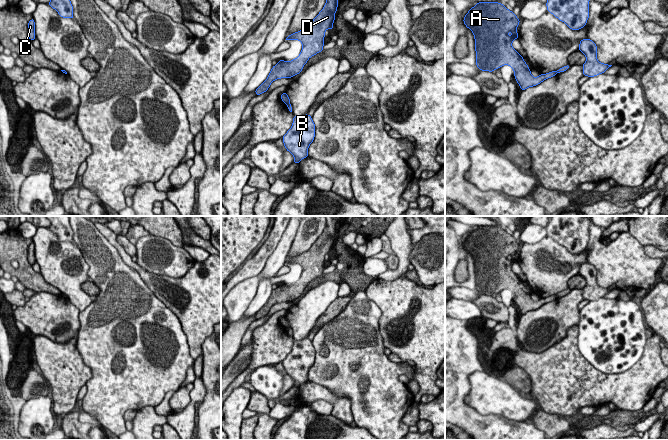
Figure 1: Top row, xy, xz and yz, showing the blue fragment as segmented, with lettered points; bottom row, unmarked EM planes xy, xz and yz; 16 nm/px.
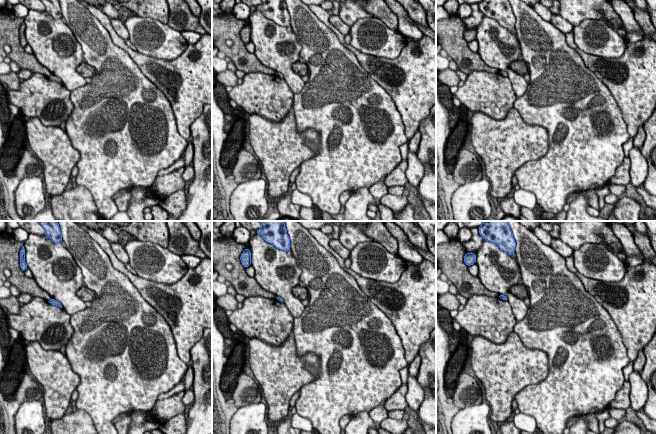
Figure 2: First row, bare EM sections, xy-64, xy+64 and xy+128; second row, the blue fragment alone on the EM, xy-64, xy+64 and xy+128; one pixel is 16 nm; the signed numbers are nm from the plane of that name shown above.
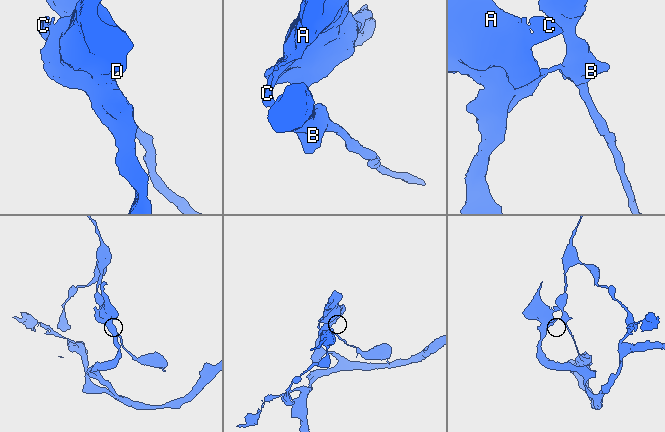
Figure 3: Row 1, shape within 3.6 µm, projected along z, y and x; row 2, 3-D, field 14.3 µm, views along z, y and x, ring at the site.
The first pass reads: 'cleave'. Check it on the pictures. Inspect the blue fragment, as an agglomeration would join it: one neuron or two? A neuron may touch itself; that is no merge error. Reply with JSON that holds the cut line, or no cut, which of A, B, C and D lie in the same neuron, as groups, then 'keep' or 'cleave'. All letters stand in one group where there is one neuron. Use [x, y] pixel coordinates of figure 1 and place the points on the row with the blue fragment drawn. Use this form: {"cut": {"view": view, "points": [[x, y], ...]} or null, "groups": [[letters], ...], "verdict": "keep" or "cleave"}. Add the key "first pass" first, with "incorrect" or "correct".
{"first pass": "correct", "cut": {"view": "xy", "points": [[62, 70], [65, 72]]}, "groups": [["A", "C", "D"], ["B"]], "verdict": "cleave"}

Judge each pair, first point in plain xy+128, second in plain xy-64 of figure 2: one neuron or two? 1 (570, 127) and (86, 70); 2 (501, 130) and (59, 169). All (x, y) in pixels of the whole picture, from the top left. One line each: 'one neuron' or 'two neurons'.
1: two neurons
2: one neuron

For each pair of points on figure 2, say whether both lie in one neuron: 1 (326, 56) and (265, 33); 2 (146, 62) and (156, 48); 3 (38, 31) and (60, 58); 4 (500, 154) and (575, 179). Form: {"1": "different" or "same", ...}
{"1": "different", "2": "different", "3": "same", "4": "different"}

